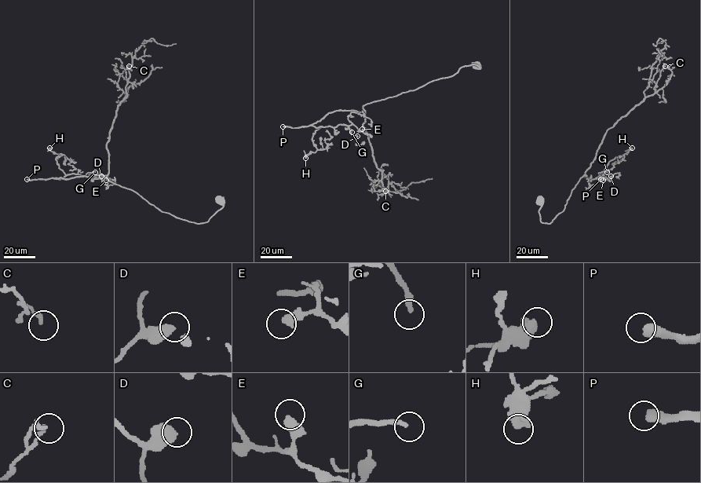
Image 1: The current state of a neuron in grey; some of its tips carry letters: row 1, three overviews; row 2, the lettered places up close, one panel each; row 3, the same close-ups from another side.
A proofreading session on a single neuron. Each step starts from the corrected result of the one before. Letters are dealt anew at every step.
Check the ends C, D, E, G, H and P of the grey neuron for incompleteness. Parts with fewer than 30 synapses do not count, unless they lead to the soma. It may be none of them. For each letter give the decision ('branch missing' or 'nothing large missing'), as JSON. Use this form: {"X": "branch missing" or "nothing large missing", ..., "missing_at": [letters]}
{"C": "nothing large missing", "D": "nothing large missing", "E": "branch missing", "G": "branch missing", "H": "nothing large missing", "P": "branch missing", "missing_at": ["E", "G", "P"]}

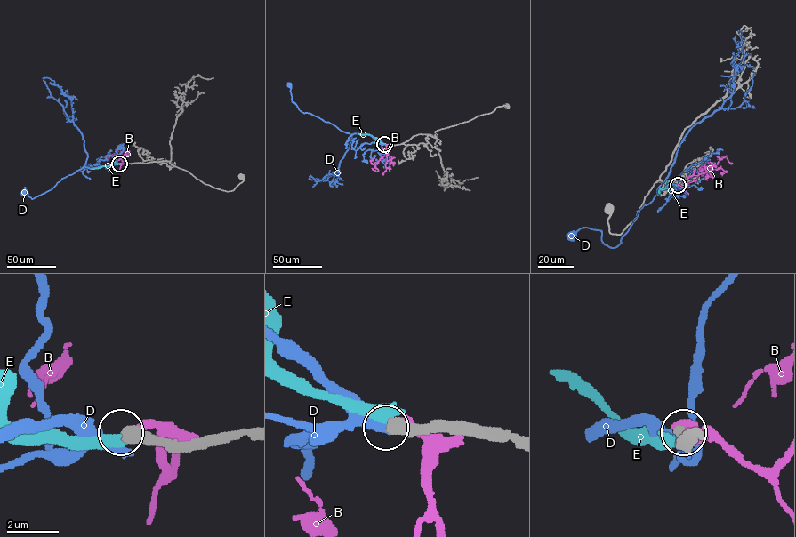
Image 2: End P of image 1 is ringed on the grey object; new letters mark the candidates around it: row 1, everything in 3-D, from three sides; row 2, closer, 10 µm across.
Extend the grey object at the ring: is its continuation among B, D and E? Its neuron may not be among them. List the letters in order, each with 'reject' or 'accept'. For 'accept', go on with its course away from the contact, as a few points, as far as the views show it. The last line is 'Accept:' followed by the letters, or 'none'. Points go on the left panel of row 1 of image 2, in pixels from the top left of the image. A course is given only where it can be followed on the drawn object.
B: reject
D: reject
E: reject
Accept: none

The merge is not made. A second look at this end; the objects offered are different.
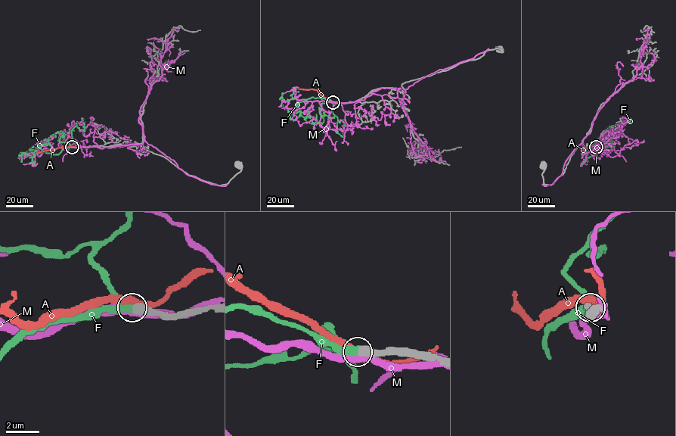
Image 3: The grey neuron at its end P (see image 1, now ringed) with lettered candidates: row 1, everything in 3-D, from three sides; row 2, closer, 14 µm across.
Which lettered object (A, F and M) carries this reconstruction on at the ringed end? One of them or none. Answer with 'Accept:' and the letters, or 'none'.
Accept: F

